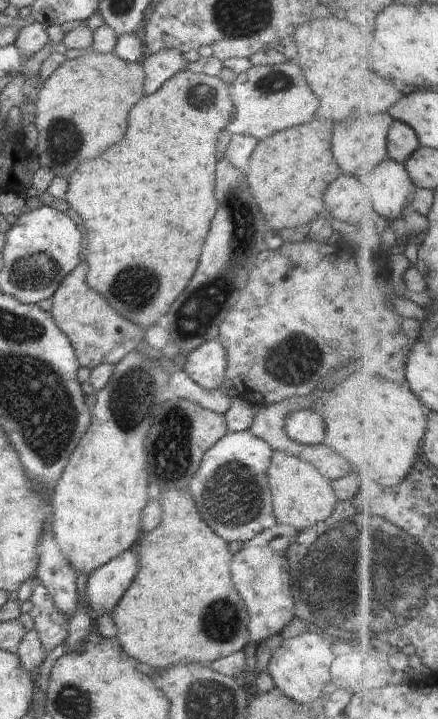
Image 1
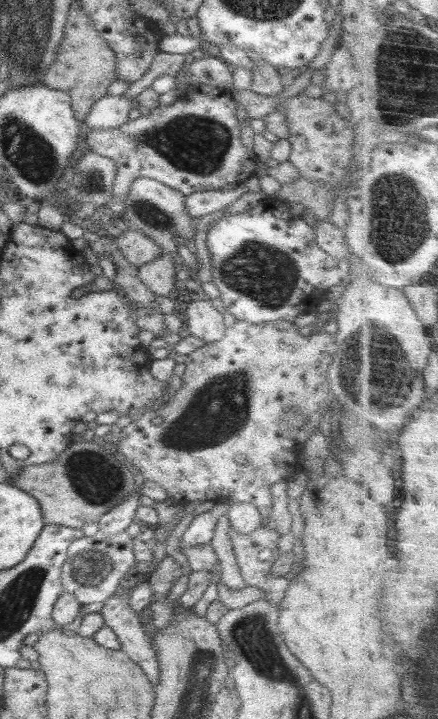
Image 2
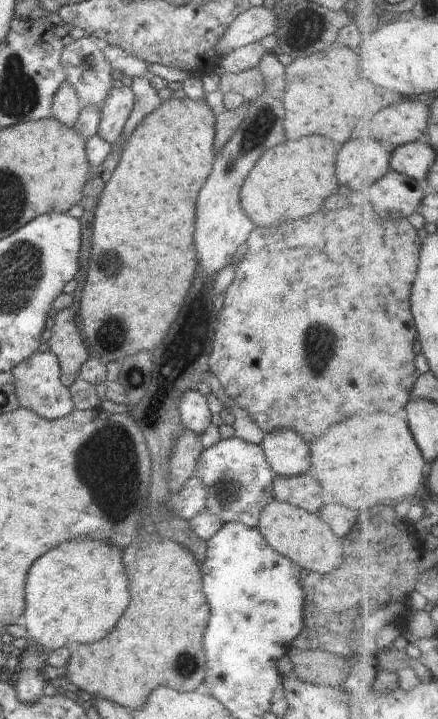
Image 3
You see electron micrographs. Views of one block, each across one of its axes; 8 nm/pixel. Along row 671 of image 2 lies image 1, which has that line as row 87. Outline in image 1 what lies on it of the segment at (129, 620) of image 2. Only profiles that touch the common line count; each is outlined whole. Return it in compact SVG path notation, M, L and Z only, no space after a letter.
M166 48L156 54L146 53L144 55L142 59L144 94L152 94L177 72L188 69L189 61L183 54L184 52Z

